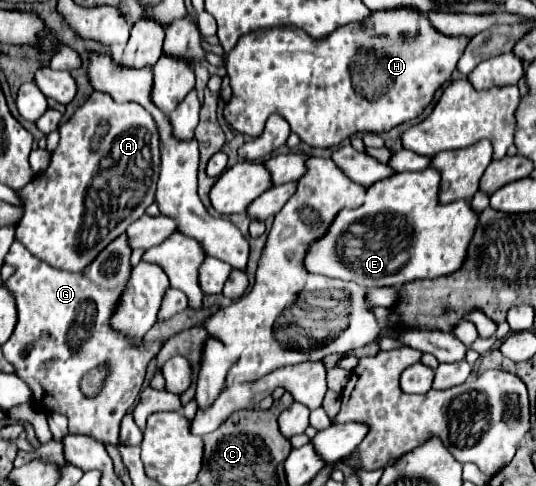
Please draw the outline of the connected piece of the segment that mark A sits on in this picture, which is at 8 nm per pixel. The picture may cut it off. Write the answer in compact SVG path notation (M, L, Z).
M92 93L88 97L88 101L68 119L60 125L60 143L56 147L56 151L52 153L52 159L50 159L50 165L44 173L36 175L28 185L24 185L24 189L18 189L16 195L22 199L24 203L24 217L22 221L16 225L16 241L20 241L34 257L40 257L42 261L46 261L48 265L52 265L54 269L64 269L64 271L70 271L70 273L80 273L82 269L88 267L88 263L92 263L100 251L106 249L106 245L110 241L114 241L118 235L122 235L126 231L126 227L136 221L138 217L144 215L144 209L154 201L154 191L156 191L156 181L158 181L158 173L160 173L160 147L158 147L158 129L156 129L156 121L152 121L152 115L142 107L142 105L136 105L132 101L128 103L118 103L118 101L112 101L112 97L108 97L108 93Z

